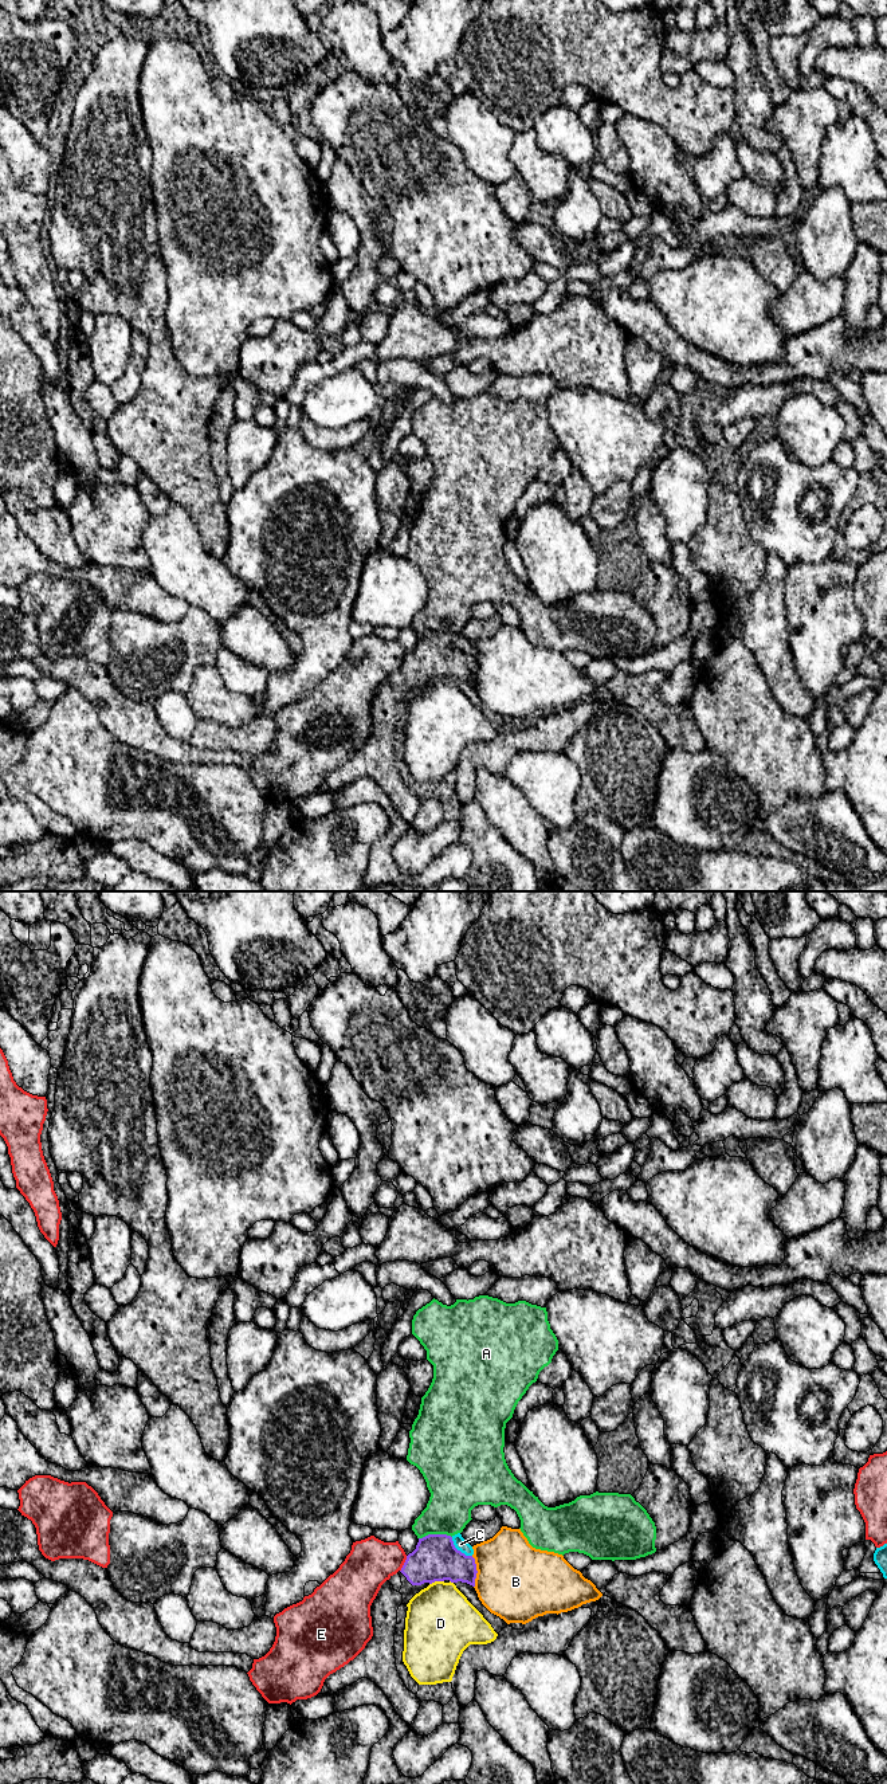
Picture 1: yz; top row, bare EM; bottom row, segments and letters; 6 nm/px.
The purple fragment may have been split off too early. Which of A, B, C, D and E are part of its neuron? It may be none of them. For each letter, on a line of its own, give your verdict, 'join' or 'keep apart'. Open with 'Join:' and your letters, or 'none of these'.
Join: C
A: keep apart
B: keep apart
C: join
D: keep apart
E: keep apart

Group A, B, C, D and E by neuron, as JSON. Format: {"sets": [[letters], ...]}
{"sets": [["A"], ["B"], ["C"], ["D"], ["E"]]}

